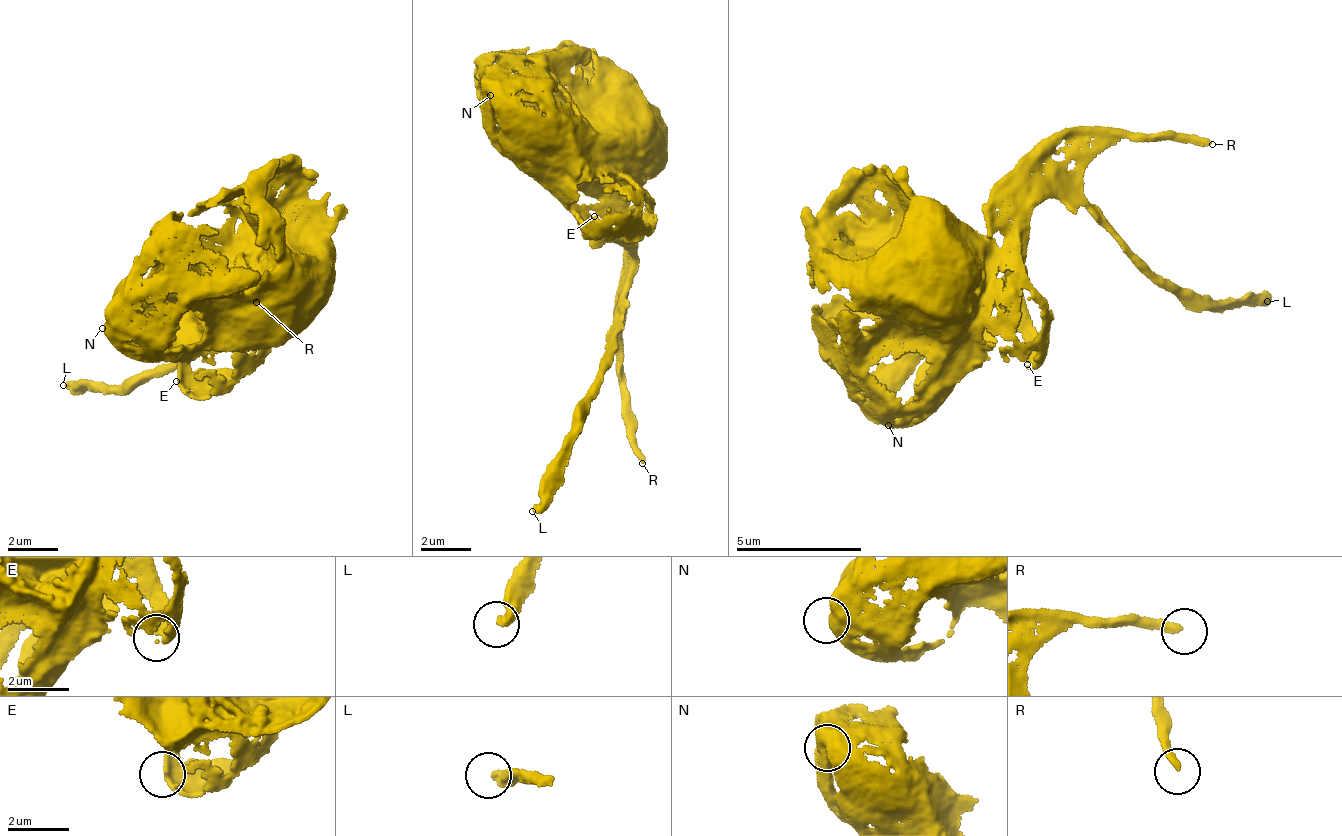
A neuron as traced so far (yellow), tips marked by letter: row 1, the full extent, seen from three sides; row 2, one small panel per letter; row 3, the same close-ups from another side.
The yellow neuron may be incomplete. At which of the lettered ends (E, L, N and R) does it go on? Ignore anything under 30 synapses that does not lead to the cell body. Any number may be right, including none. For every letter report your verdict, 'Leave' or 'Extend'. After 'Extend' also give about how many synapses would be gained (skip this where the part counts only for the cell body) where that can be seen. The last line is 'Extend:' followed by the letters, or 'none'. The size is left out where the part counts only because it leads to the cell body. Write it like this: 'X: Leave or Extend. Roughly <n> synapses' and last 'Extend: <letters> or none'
E: Leave
L: Extend. Roughly 200 synapses
N: Leave
R: Leave
Extend: L

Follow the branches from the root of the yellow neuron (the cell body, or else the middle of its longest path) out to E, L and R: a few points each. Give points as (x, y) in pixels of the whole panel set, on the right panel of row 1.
E: (929, 272), (957, 279), (973, 302), (979, 300), (1001, 306), (1019, 331), (1022, 347), (1027, 353), (1027, 364)
L: (929, 272), (960, 269), (1036, 205), (1056, 198), (1096, 208), (1140, 264), (1172, 283), (1218, 302), (1267, 301)
R: (929, 272), (960, 269), (968, 262), (968, 251), (1115, 141), (1121, 142), (1130, 135), (1158, 142), (1212, 144)

